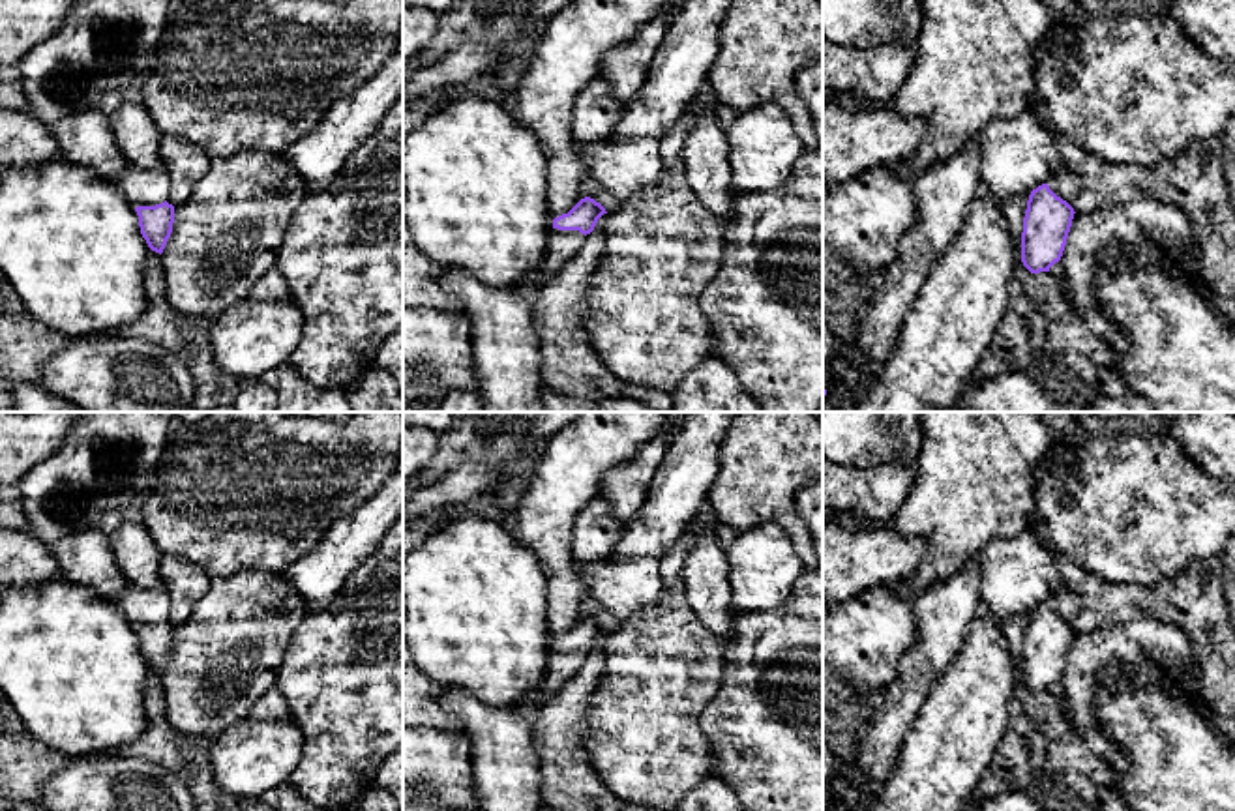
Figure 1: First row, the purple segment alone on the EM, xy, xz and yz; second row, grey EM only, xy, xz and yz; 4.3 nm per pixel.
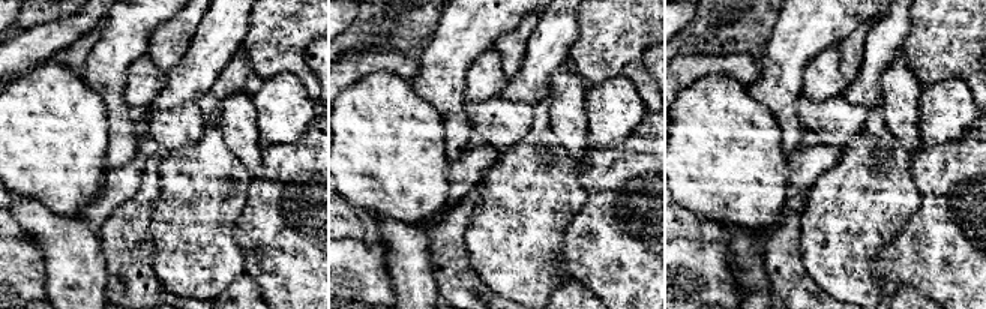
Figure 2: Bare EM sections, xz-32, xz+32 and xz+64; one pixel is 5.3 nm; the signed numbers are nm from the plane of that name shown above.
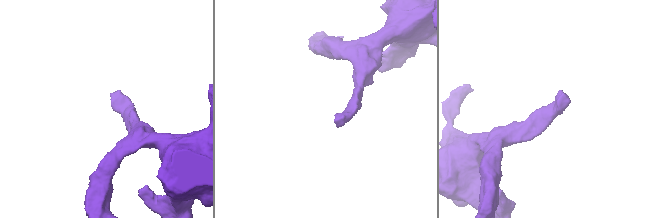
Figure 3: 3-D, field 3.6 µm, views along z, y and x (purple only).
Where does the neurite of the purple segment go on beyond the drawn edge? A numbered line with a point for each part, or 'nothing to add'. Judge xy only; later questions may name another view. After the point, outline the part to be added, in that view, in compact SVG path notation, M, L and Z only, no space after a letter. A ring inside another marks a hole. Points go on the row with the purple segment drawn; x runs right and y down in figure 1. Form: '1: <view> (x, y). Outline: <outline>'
1: xy (143, 188). Outline: M129 165L114 184L133 208L161 204L171 193L171 178L163 169L146 170Z

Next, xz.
1: xz (563, 246). Outline: M551 229L547 245L538 268L527 275L525 290L534 294L540 290L560 268L564 268L585 245L585 234L579 230Z

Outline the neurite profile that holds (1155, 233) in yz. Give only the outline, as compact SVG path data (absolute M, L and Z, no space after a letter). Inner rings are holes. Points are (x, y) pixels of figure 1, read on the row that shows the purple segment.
M1130 200L1089 214L1076 212L1061 257L1063 294L1068 303L1109 313L1094 296L1094 277L1102 272L1098 257L1109 247L1128 249L1141 266L1160 266L1166 273L1194 285L1203 296L1214 290L1201 277L1198 242L1184 212L1158 200Z

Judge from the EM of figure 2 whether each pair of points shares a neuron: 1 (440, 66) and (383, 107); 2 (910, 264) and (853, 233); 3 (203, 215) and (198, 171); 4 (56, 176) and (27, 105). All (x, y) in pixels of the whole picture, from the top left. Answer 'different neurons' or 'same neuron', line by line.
1: different neurons
2: different neurons
3: same neuron
4: same neuron

